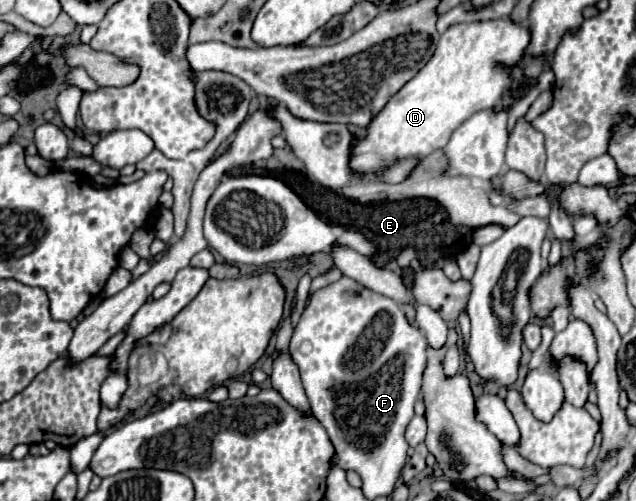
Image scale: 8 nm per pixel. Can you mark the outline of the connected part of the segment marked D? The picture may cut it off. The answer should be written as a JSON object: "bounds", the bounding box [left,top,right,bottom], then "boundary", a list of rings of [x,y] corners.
{"bounds":[348,17,530,179],"boundary":[[[506,17],[452,25],[442,33],[430,61],[370,119],[366,135],[352,137],[348,159],[352,175],[360,179],[380,177],[402,159],[426,157],[442,149],[448,143],[448,135],[464,119],[494,107],[506,87],[510,87],[504,67],[512,67],[524,57],[528,39],[530,31]]]}

